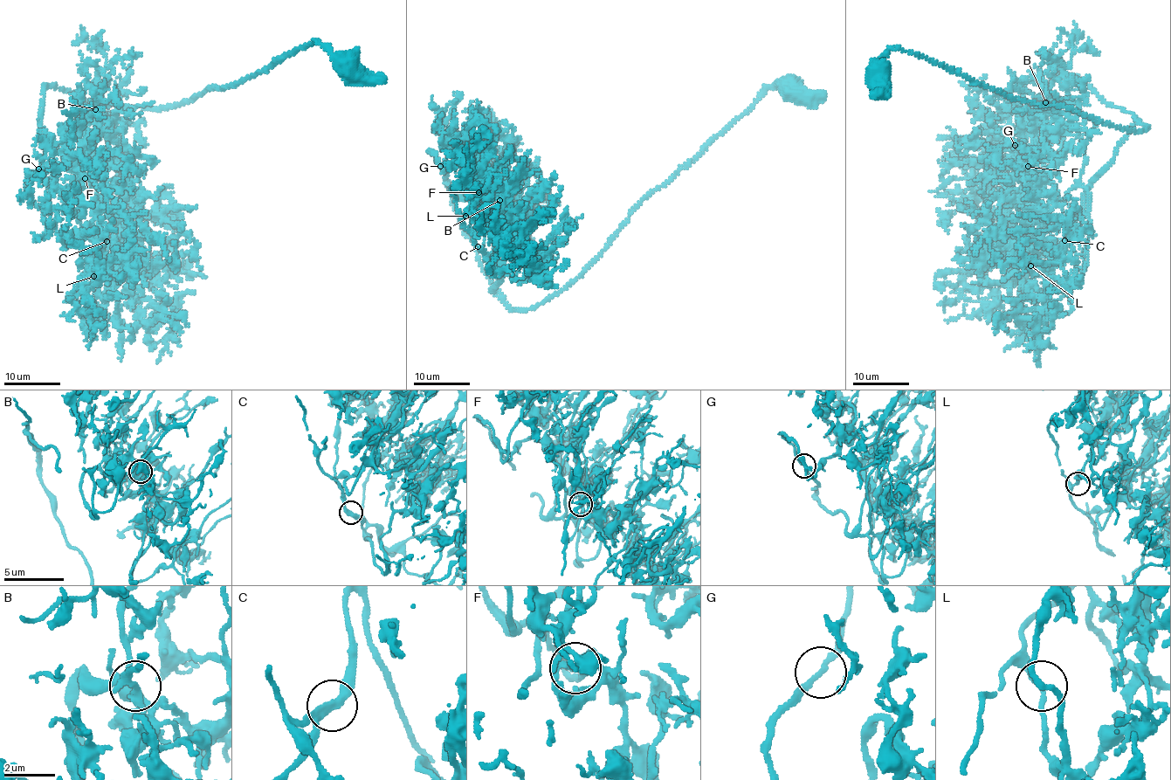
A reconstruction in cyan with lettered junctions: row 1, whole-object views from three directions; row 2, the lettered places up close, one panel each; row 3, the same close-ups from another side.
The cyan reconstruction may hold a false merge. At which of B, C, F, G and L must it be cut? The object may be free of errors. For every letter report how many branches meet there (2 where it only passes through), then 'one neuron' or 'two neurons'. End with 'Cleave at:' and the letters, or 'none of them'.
B: branches 2; one neuron
C: branches 2; one neuron
F: branches 2; one neuron
G: branches 2; one neuron
L: branches 2; one neuron
Cleave at: none of them

